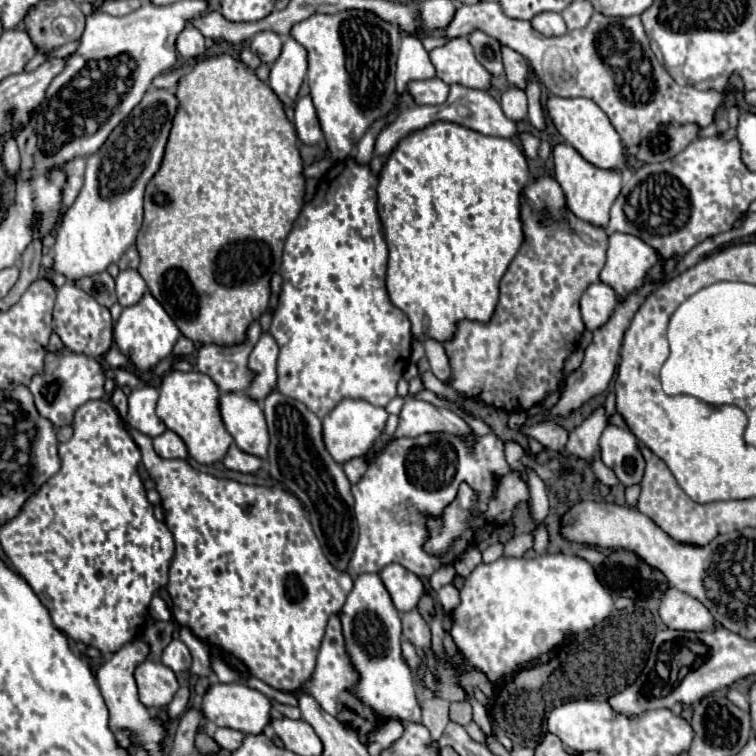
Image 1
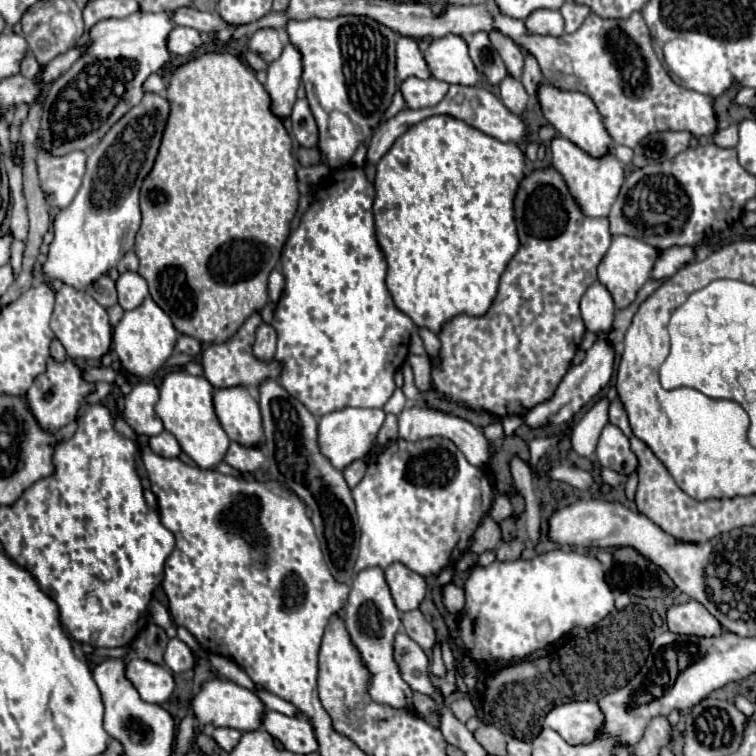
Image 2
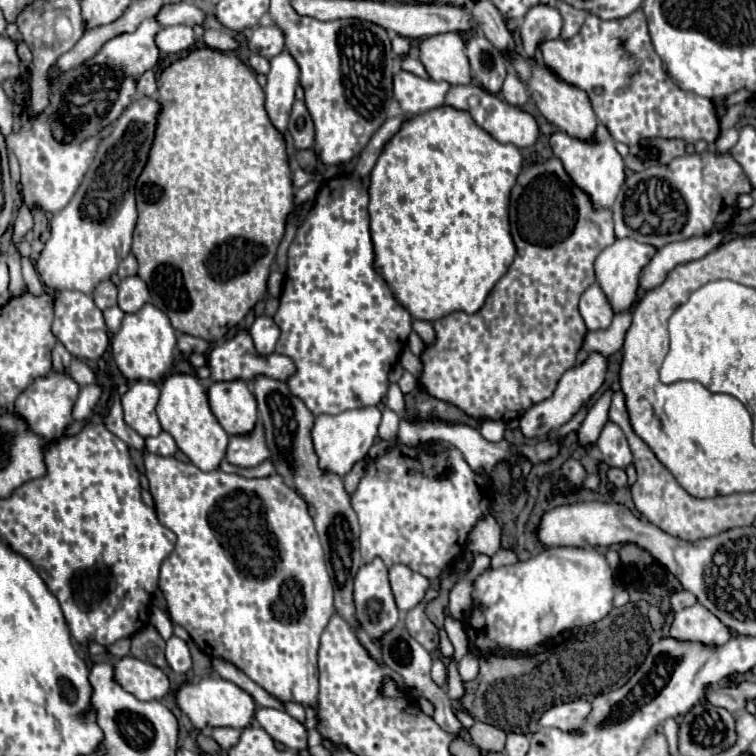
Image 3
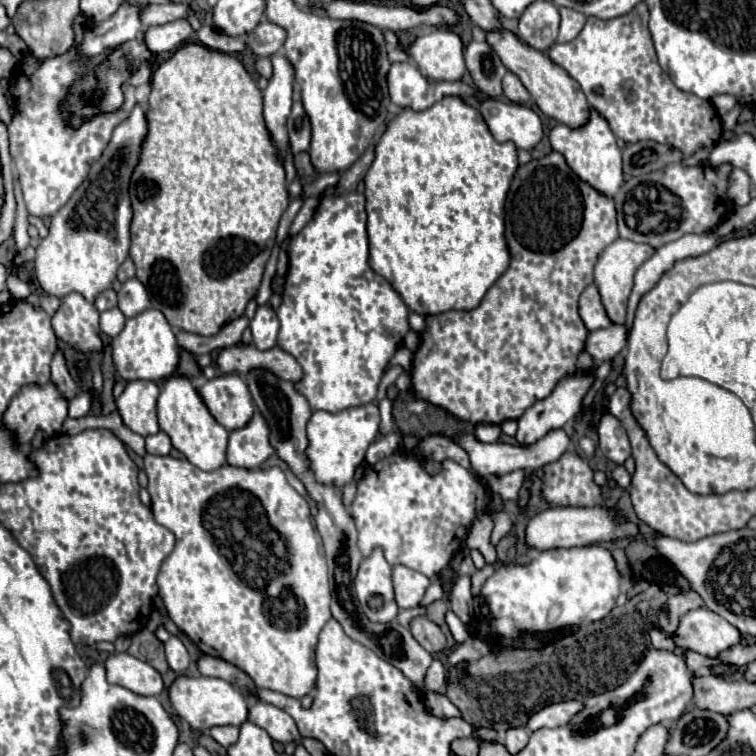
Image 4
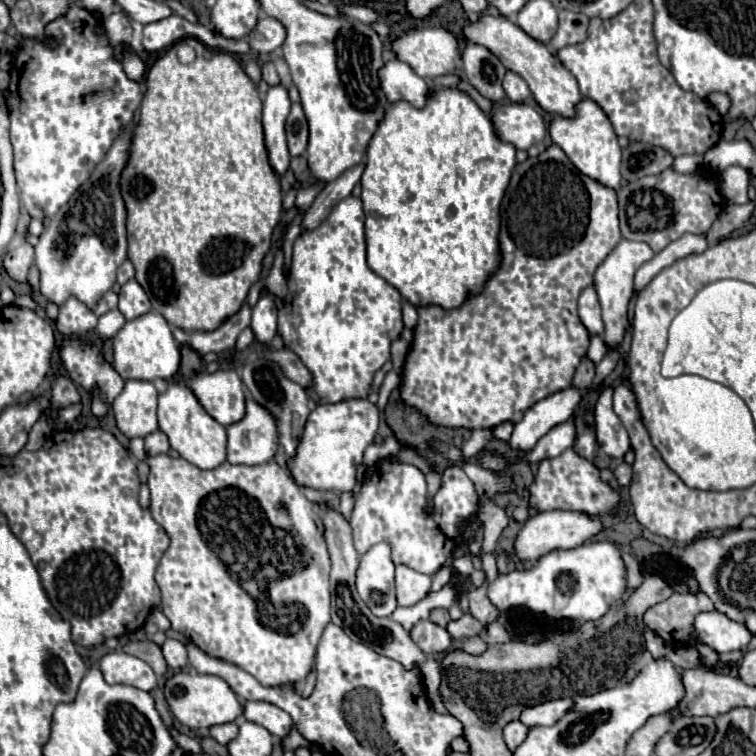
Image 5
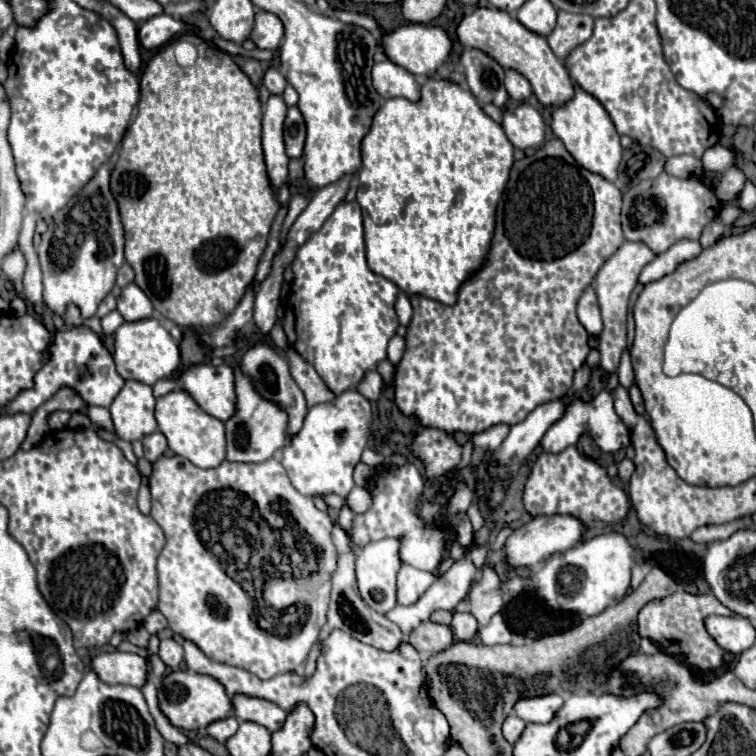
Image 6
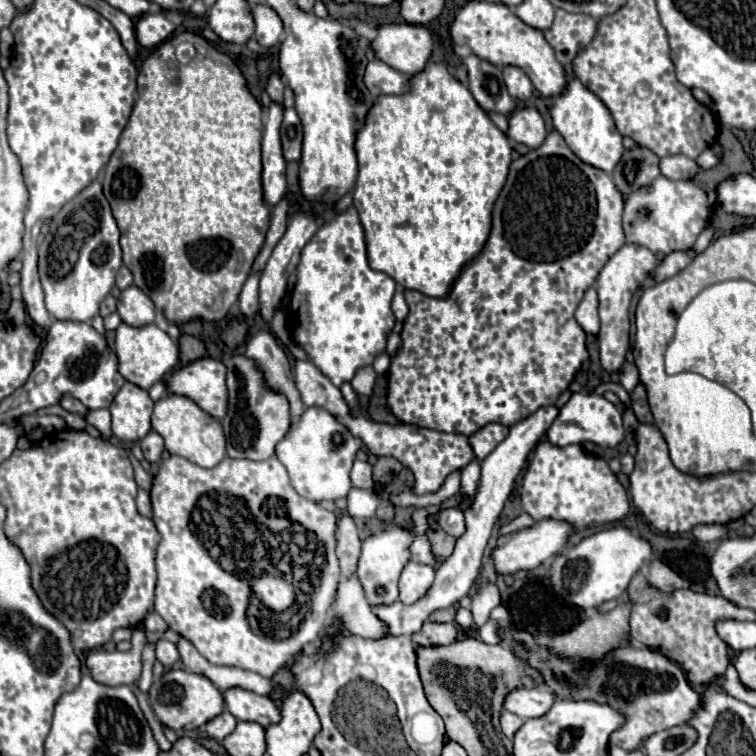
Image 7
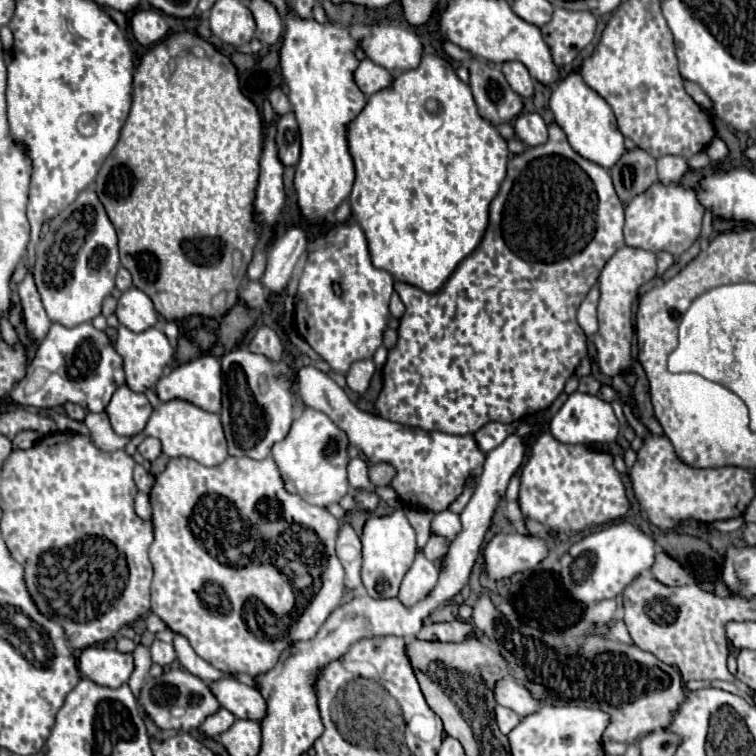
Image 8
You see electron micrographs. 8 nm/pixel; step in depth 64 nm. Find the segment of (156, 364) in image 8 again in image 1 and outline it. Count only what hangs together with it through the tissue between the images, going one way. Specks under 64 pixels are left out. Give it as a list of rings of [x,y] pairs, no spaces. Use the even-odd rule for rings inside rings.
[[[146,292],[138,304],[126,306],[118,322],[114,324],[114,340],[120,352],[126,354],[138,370],[150,370],[160,360],[168,358],[178,338],[180,338],[180,330],[176,328],[174,320],[168,316],[168,312],[150,292]]]

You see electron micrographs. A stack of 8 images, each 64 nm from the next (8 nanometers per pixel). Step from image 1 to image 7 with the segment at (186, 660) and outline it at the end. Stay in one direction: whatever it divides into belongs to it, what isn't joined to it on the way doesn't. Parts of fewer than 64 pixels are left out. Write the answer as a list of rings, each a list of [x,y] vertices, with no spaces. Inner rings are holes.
[[[158,640],[156,642],[156,660],[162,662],[164,666],[176,664],[180,660],[178,646],[174,642],[168,642],[168,640]]]

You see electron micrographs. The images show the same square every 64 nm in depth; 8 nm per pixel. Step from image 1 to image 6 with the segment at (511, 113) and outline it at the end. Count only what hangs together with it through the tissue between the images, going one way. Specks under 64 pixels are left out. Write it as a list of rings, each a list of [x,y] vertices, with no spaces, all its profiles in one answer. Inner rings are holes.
[[[506,70],[504,86],[506,86],[506,90],[508,90],[508,96],[510,96],[512,100],[516,100],[516,102],[524,102],[524,100],[532,94],[530,82],[528,82],[522,74],[518,74],[518,72],[514,72],[514,70]]]

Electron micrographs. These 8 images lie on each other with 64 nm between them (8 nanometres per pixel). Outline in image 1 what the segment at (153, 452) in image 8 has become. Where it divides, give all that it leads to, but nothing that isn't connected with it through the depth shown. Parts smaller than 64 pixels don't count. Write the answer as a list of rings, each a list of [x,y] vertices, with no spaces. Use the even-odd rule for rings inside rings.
[[[166,430],[164,434],[154,438],[154,450],[156,450],[156,454],[160,458],[178,458],[178,460],[186,460],[188,458],[186,444],[172,430]]]

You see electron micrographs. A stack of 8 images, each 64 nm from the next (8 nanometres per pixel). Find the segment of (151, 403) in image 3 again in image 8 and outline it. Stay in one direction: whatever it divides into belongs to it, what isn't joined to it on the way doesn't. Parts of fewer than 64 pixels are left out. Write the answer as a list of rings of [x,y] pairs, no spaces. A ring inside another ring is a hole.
[[[124,384],[114,392],[106,412],[110,416],[112,430],[120,436],[132,438],[144,432],[148,418],[152,414],[152,406],[146,394],[138,394]]]

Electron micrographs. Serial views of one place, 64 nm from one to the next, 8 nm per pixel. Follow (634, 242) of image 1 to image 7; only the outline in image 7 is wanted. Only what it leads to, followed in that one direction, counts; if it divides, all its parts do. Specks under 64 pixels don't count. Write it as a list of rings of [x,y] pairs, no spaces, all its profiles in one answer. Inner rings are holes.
[[[624,244],[600,270],[596,280],[596,290],[600,298],[600,332],[598,332],[598,348],[600,348],[600,364],[606,372],[618,372],[622,362],[626,360],[626,352],[630,346],[630,300],[638,286],[648,278],[648,272],[656,266],[656,256],[642,248],[640,244]]]

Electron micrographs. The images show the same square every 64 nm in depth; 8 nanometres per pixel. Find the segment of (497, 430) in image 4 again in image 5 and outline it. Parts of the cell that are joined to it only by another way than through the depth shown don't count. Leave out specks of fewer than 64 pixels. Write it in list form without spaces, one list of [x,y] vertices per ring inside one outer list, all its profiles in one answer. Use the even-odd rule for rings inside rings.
[[[476,429],[472,432],[470,440],[462,448],[464,458],[466,459],[477,455],[492,439],[491,429]]]

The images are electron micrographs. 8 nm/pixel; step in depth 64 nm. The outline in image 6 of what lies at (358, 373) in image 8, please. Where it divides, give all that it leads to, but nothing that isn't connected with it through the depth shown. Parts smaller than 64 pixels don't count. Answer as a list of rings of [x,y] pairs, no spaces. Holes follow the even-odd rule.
[[[366,372],[366,380],[362,380],[362,384],[358,386],[358,392],[362,396],[366,396],[370,402],[376,402],[382,390],[382,376],[380,372]]]

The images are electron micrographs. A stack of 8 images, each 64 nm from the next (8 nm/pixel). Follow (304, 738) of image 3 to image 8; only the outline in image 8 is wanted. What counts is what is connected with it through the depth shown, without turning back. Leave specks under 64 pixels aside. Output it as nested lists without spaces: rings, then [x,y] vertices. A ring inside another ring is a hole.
[[[222,680],[222,684],[210,684],[210,688],[216,694],[218,702],[226,710],[230,710],[236,718],[246,718],[256,722],[264,720],[268,706],[256,688],[238,684],[236,680]]]

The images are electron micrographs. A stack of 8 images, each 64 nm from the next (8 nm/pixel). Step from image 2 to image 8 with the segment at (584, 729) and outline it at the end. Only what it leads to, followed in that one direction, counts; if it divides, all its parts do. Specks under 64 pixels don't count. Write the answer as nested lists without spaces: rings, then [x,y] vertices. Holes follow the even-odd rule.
[[[514,678],[502,680],[502,684],[498,684],[496,702],[500,706],[506,706],[506,708],[514,710],[522,718],[530,716],[530,714],[534,714],[534,712],[538,712],[542,708],[542,702],[536,700],[532,696],[532,692],[528,692],[528,688],[518,684]]]

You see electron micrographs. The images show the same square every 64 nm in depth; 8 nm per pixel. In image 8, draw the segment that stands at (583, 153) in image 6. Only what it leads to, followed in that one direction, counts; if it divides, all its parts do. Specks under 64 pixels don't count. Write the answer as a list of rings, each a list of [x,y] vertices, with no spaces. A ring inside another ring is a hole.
[[[578,72],[566,76],[552,90],[550,110],[554,114],[556,124],[564,130],[572,150],[576,150],[582,158],[592,160],[594,164],[598,164],[602,168],[612,168],[620,160],[620,156],[624,152],[624,136],[620,134],[620,130],[616,126],[614,112],[602,96],[598,96],[592,88],[588,88],[582,82]]]

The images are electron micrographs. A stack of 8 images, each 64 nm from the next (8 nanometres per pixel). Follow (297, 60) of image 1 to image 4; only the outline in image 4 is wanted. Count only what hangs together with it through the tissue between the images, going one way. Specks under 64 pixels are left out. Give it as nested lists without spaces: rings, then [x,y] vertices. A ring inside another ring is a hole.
[[[282,54],[272,56],[272,78],[264,90],[264,120],[272,134],[272,140],[280,148],[280,158],[288,144],[286,120],[292,108],[292,84],[294,84],[294,66]]]

